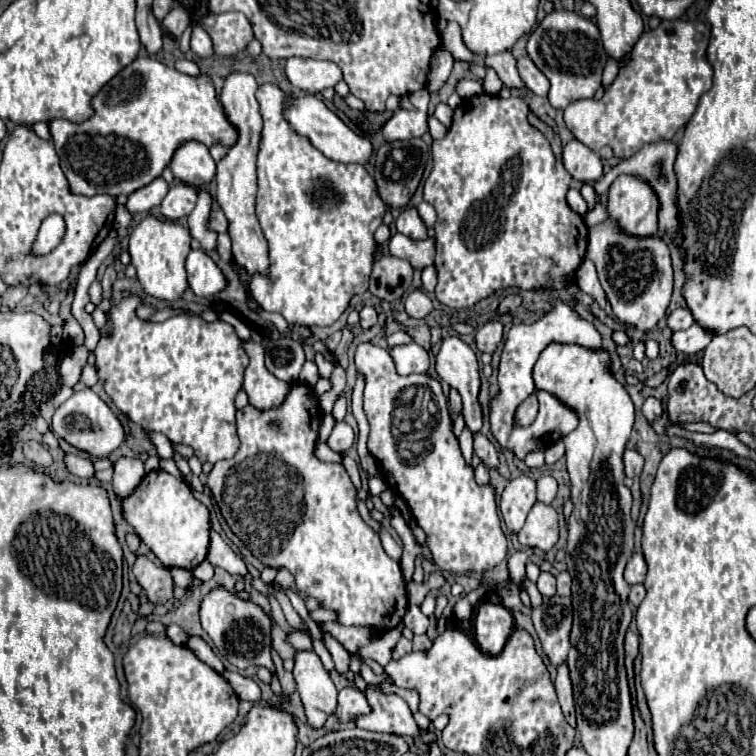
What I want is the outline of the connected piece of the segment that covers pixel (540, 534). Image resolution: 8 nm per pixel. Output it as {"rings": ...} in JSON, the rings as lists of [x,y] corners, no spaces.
{"rings":[[[535,503],[527,515],[523,529],[517,535],[523,547],[537,547],[549,551],[559,539],[555,509],[545,503]]]}

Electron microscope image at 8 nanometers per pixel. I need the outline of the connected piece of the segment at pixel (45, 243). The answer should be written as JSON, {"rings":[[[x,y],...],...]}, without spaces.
{"rings":[[[49,215],[41,229],[39,229],[39,235],[37,235],[37,241],[33,245],[33,253],[37,255],[45,255],[49,251],[53,251],[59,241],[63,237],[63,223],[61,223],[61,217],[59,215]]]}

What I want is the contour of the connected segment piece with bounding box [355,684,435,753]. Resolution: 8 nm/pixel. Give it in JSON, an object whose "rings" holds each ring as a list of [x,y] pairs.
{"rings":[[[368,684],[365,695],[371,706],[371,713],[359,717],[355,721],[357,727],[379,731],[379,733],[397,733],[397,735],[411,735],[415,745],[427,753],[425,743],[435,741],[435,735],[429,731],[427,735],[417,733],[417,723],[413,721],[409,705],[395,693],[385,693],[379,684]]]}

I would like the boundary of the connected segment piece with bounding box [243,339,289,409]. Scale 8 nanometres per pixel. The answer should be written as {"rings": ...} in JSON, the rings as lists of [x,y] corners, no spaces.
{"rings":[[[245,339],[243,341],[245,353],[249,355],[251,363],[245,369],[245,383],[243,389],[249,395],[249,403],[255,405],[257,409],[271,409],[283,403],[289,383],[275,379],[263,365],[263,345],[255,339]]]}

